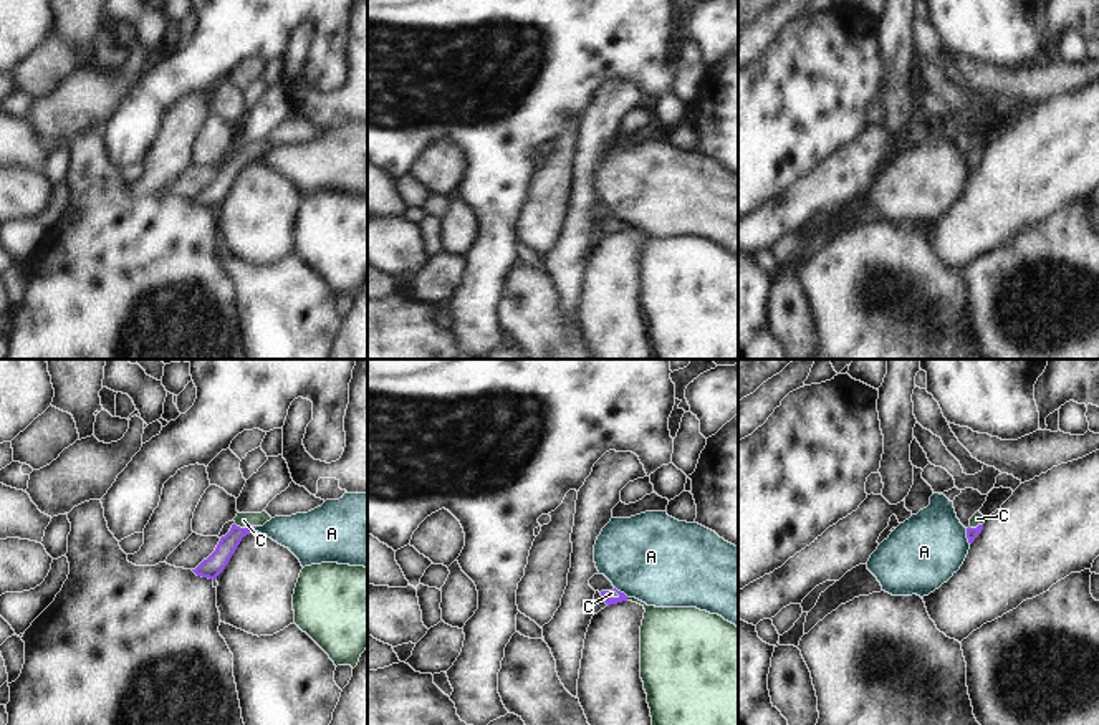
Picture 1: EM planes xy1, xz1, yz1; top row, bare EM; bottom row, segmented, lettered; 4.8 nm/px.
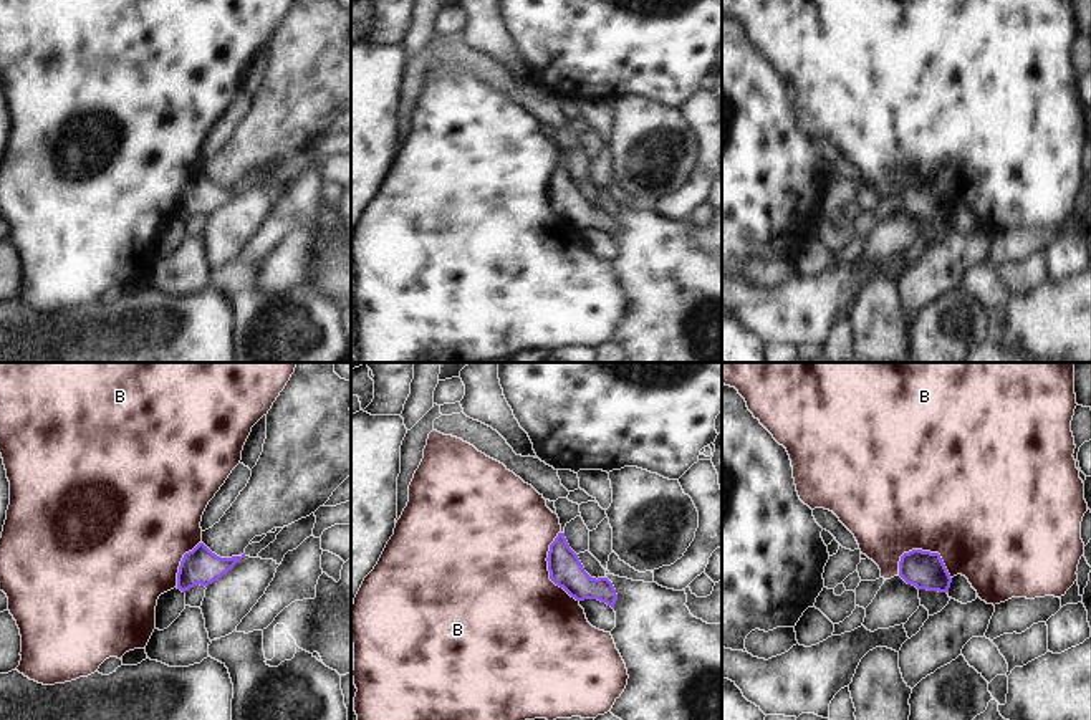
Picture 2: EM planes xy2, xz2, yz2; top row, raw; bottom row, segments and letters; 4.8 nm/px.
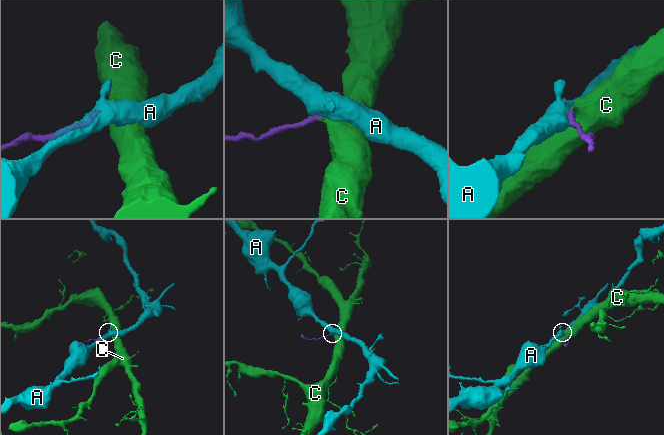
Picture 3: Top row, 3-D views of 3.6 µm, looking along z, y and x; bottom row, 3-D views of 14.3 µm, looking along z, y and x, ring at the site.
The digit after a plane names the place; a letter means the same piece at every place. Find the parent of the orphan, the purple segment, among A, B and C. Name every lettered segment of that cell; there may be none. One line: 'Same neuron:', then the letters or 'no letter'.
Same neuron: C

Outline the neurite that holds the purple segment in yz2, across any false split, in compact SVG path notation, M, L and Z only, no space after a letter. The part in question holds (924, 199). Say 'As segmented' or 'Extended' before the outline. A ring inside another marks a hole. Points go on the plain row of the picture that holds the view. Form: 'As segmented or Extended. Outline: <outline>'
As segmented. Outline: M912 179L899 190L899 205L917 218L949 222L952 207L939 182Z

